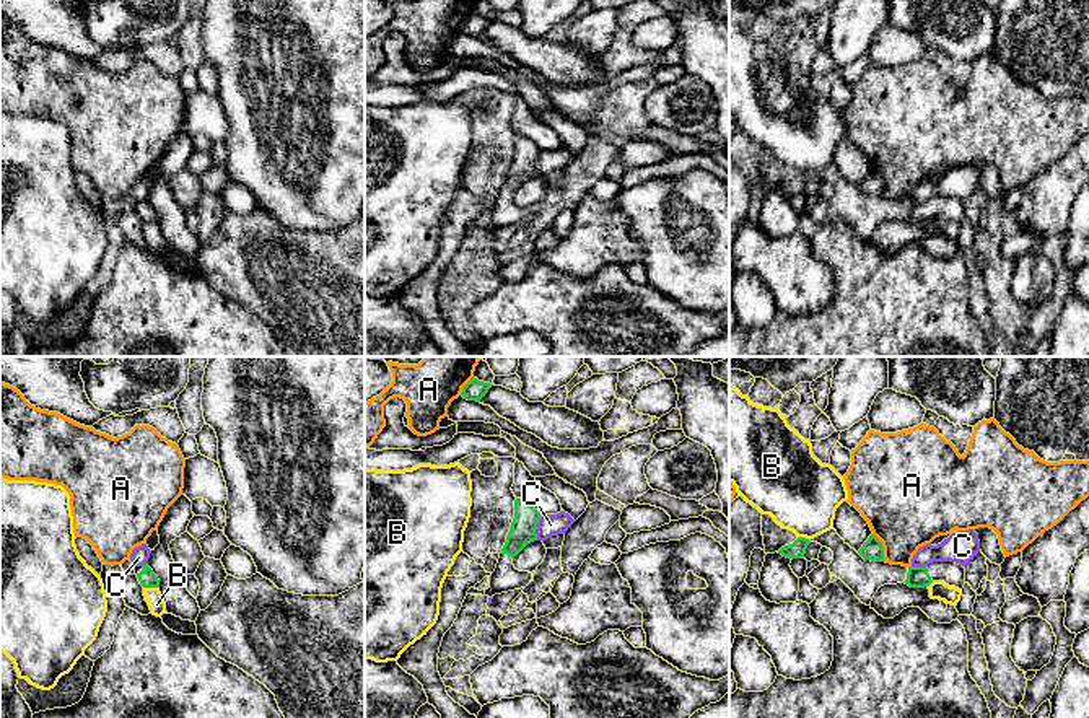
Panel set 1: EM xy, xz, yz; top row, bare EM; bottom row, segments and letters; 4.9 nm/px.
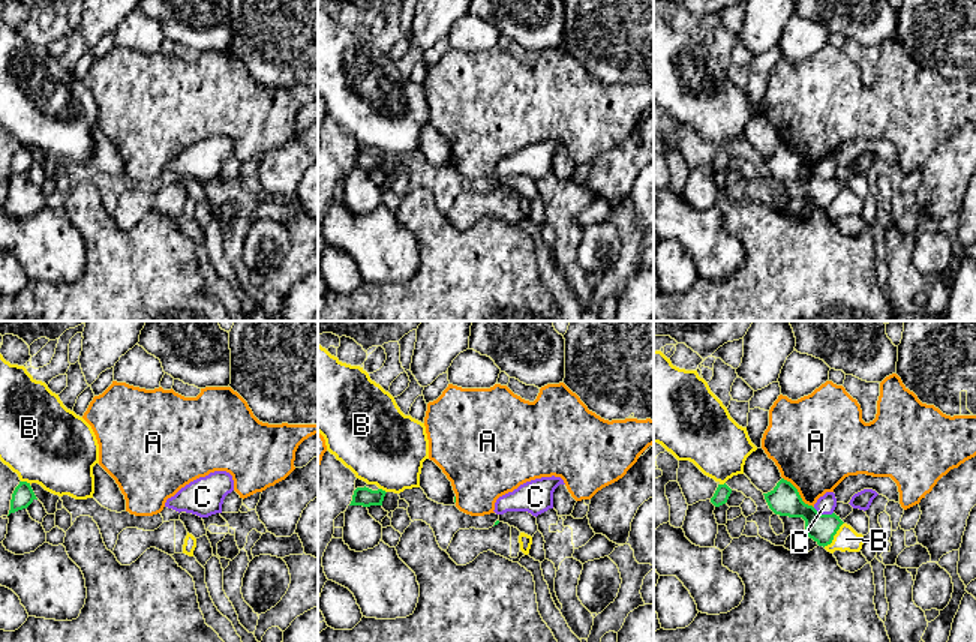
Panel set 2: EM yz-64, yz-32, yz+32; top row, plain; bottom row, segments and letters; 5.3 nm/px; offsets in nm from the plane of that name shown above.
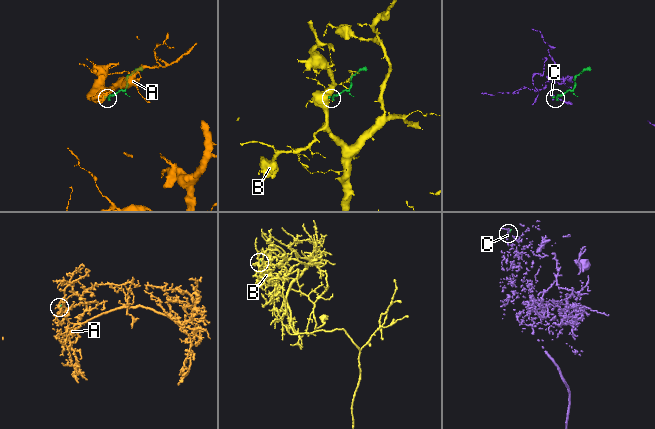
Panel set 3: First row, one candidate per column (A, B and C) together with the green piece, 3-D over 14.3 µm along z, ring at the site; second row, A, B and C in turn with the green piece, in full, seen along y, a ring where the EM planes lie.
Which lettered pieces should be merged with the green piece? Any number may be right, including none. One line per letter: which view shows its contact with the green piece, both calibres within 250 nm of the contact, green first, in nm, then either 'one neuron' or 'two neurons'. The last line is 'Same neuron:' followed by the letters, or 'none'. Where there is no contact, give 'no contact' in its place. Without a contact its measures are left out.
A: yz | 100/440 nm | two neurons
B: xy | 90/80 nm | two neurons
C: xz | 130/110 nm | two neurons
Same neuron: none

